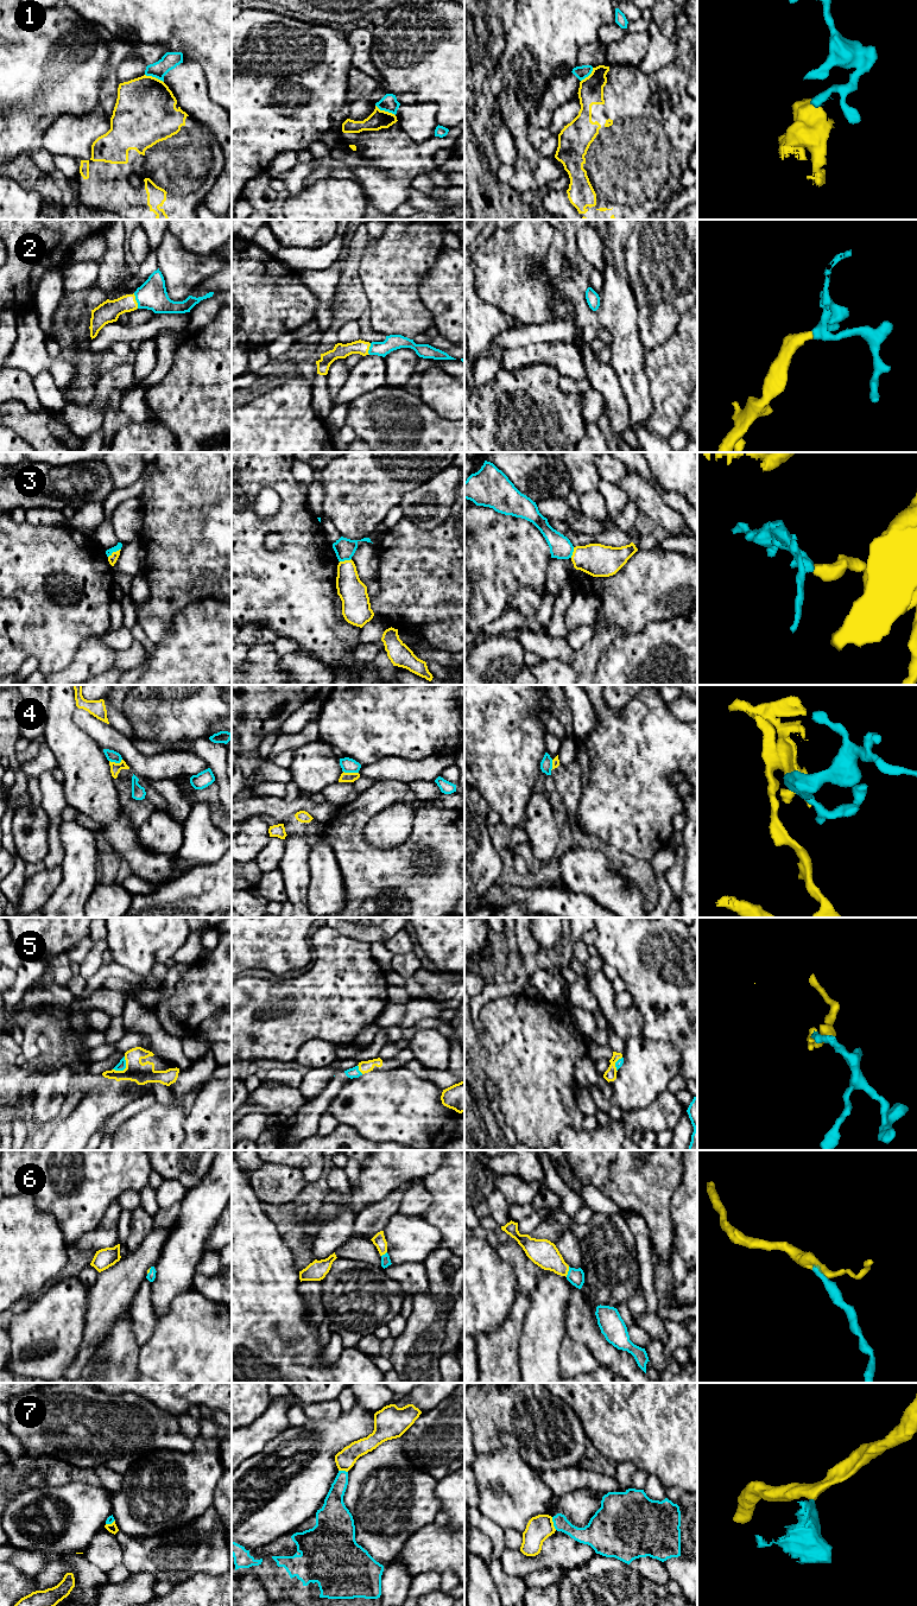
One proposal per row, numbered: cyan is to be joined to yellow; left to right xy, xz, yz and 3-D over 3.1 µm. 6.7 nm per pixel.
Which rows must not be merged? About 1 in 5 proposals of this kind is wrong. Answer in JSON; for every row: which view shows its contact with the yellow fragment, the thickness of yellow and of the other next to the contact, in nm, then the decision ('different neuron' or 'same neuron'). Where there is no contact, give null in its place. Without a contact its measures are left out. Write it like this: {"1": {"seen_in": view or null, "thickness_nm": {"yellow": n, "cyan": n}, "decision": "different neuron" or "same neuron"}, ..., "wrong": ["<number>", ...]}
{"1": {"seen_in": "xz", "thickness_nm": {"yellow": 130, "cyan": 110}, "decision": "different neuron"}, "2": {"seen_in": "xy", "thickness_nm": {"yellow": 150, "cyan": 200}, "decision": "same neuron"}, "3": {"seen_in": "xy", "thickness_nm": {"yellow": 60, "cyan": 50}, "decision": "different neuron"}, "4": {"seen_in": "xz", "thickness_nm": {"yellow": 60, "cyan": 100}, "decision": "different neuron"}, "5": {"seen_in": "xy", "thickness_nm": {"yellow": 140, "cyan": 60}, "decision": "same neuron"}, "6": {"seen_in": "yz", "thickness_nm": {"yellow": 180, "cyan": 110}, "decision": "same neuron"}, "7": {"seen_in": "yz", "thickness_nm": {"yellow": 170, "cyan": 120}, "decision": "different neuron"}, "wrong": ["1", "3", "4", "7"]}

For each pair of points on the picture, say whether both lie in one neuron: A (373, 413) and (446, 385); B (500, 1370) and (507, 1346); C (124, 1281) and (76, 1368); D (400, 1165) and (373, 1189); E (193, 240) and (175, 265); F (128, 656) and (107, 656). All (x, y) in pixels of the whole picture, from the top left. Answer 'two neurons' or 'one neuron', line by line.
A: two neurons
B: one neuron
C: one neuron
D: one neuron
E: two neurons
F: two neurons

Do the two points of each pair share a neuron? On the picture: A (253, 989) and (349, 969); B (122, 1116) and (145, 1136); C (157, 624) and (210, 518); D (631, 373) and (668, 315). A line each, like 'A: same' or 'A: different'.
A: same
B: different
C: same
D: different

